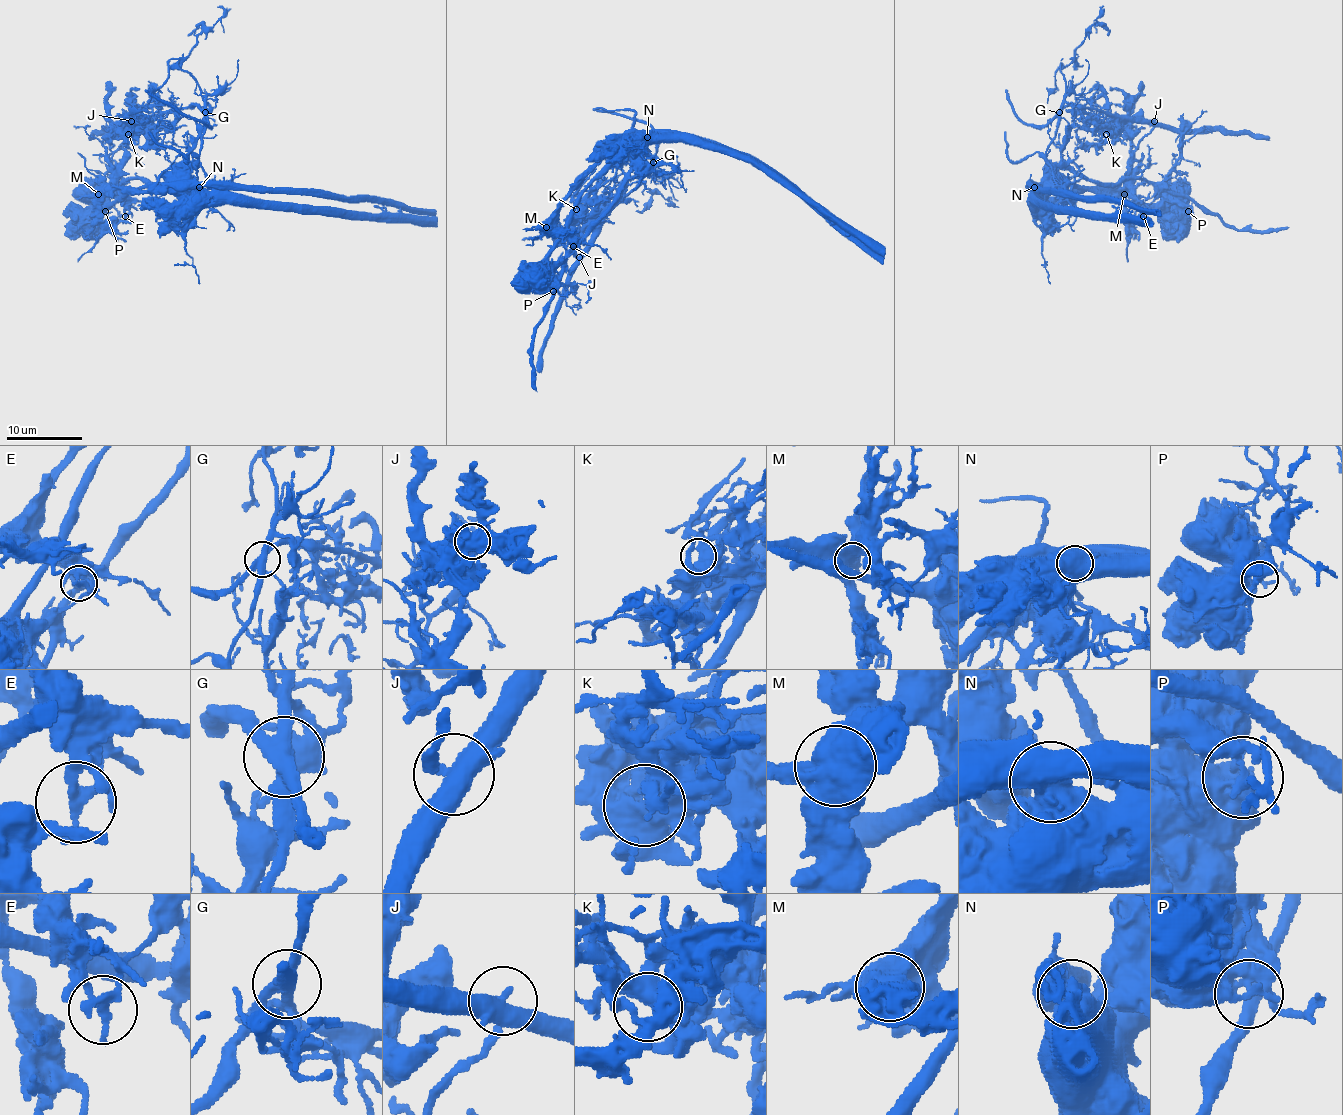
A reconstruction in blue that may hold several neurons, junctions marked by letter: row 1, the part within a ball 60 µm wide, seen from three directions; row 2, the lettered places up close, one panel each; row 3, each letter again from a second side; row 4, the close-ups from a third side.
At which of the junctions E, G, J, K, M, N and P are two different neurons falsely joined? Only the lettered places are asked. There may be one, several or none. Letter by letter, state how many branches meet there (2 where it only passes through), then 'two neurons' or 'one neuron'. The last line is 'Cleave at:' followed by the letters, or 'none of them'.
E: branches 3; two neurons
G: branches 4; two neurons
J: branches 3; two neurons
K: branches 3; one neuron
M: branches 2; one neuron
N: branches 3; two neurons
P: branches 2; two neurons
Cleave at: E, G, J, N, P

